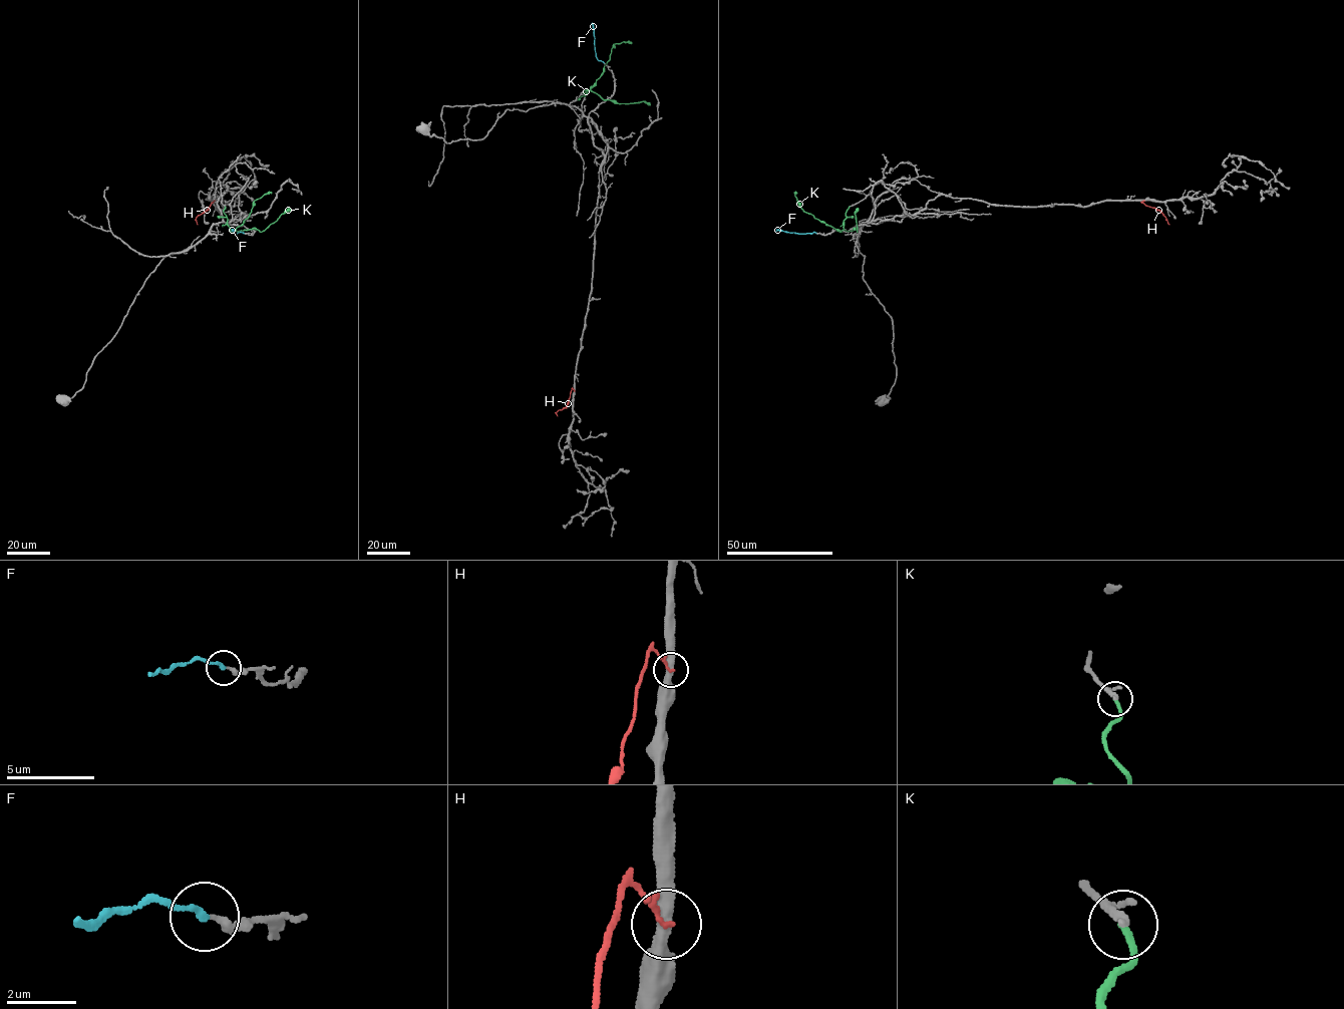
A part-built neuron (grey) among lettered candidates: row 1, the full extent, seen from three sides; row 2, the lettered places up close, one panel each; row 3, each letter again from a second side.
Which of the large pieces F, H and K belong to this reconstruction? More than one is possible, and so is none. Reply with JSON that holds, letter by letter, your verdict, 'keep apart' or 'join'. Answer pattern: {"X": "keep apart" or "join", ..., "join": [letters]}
{"F": "join", "H": "keep apart", "K": "keep apart", "join": ["F"]}

